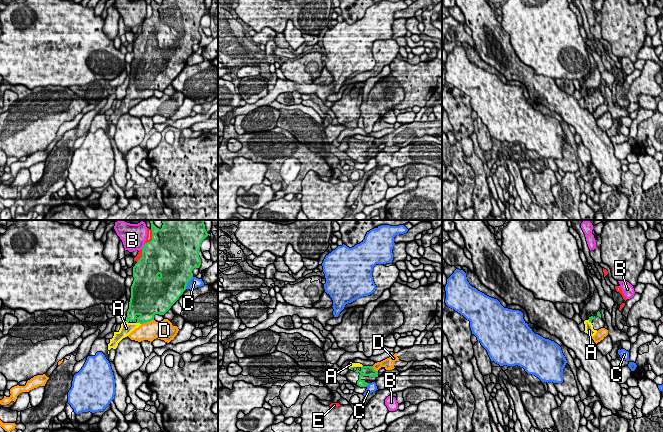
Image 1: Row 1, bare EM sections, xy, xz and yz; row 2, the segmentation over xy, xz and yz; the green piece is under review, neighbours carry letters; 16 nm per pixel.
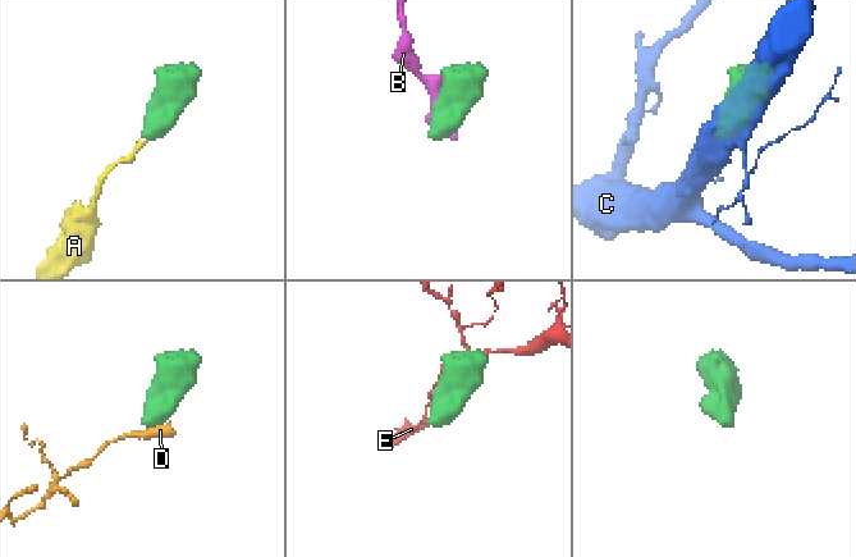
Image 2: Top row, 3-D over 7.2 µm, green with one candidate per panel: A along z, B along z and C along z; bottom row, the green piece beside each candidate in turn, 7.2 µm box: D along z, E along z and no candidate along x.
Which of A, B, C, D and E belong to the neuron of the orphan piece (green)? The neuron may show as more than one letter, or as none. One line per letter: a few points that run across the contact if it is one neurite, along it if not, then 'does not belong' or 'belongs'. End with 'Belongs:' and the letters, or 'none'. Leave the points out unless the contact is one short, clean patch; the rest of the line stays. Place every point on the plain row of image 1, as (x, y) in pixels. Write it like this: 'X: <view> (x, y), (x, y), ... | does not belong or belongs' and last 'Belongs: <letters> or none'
A: xy (146, 85), (146, 90), (138, 98), (126, 104) | belongs
B: does not belong
C: does not belong
D: xy (153, 95), (141, 100) | does not belong
E: does not belong
Belongs: A

